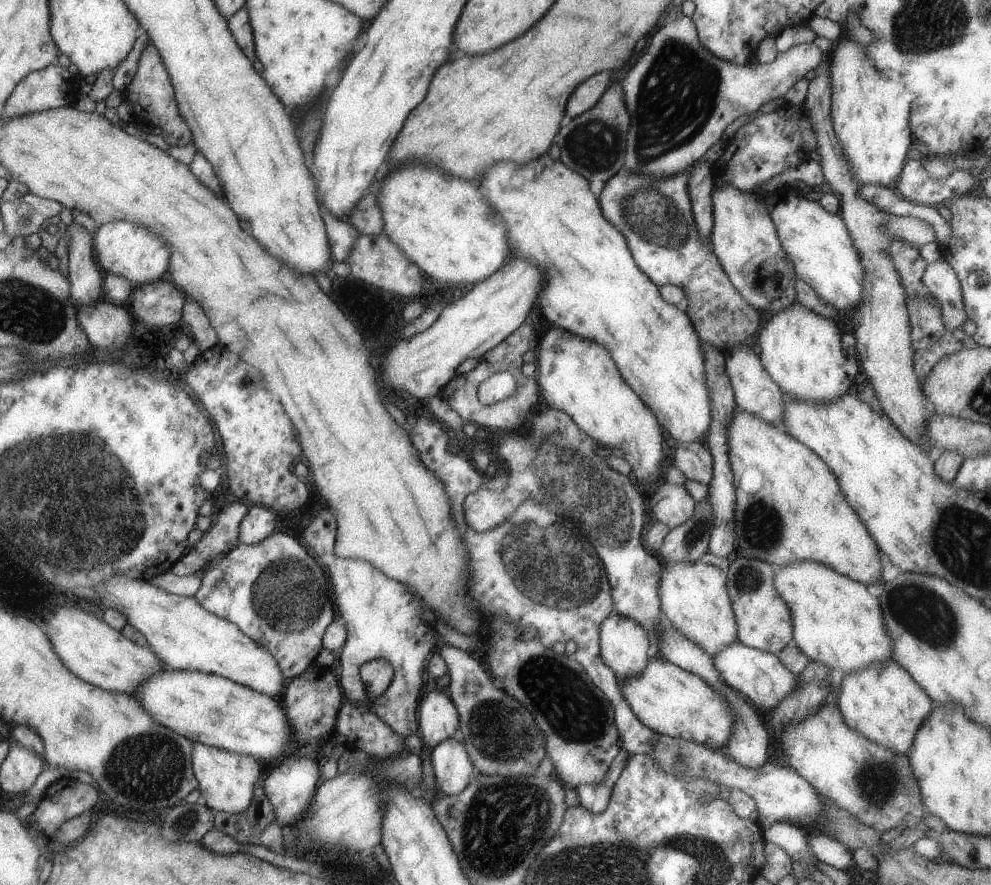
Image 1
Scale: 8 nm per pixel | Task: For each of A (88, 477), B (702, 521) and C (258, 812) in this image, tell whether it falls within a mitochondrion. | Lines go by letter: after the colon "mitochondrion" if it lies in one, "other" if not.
A: mitochondrion
B: mitochondrion
C: other

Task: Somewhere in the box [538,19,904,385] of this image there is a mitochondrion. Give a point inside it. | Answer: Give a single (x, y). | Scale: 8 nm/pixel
(677, 97)

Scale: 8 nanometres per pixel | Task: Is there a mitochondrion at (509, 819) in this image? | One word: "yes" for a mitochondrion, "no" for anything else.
yes

